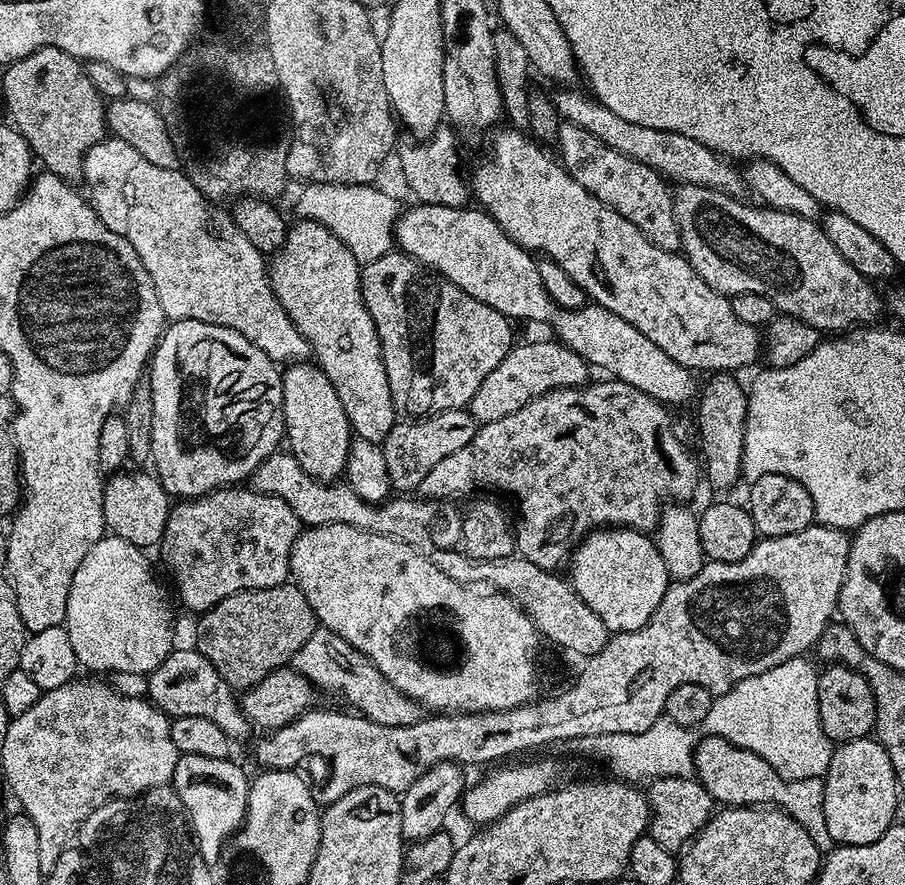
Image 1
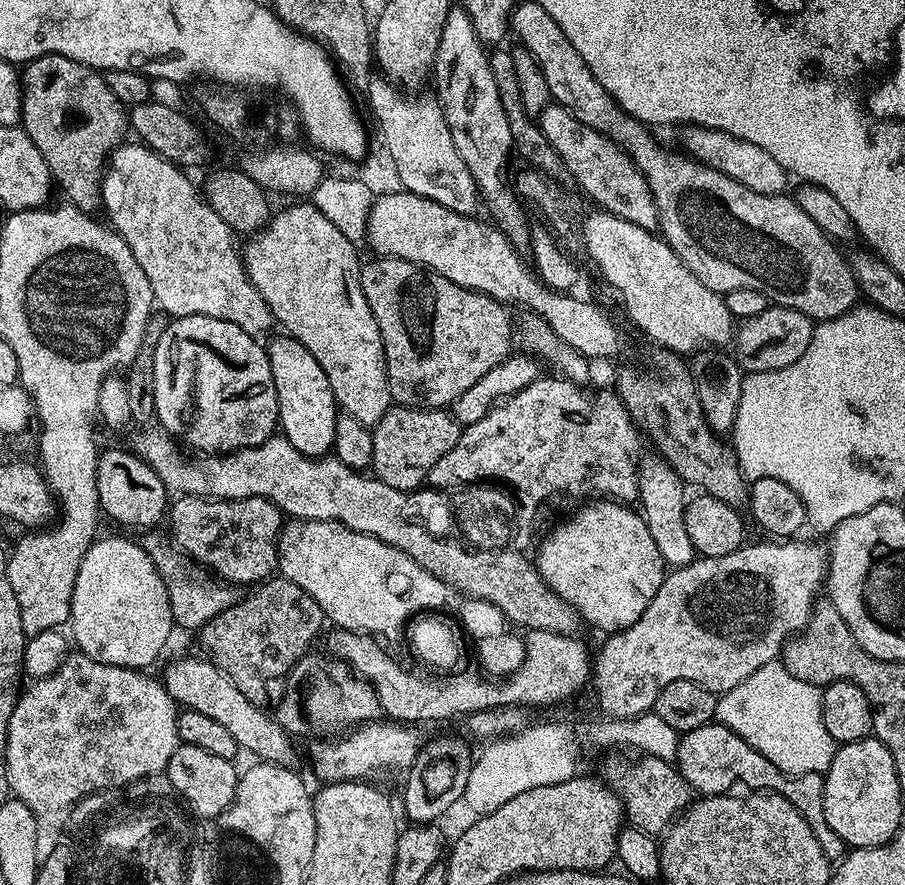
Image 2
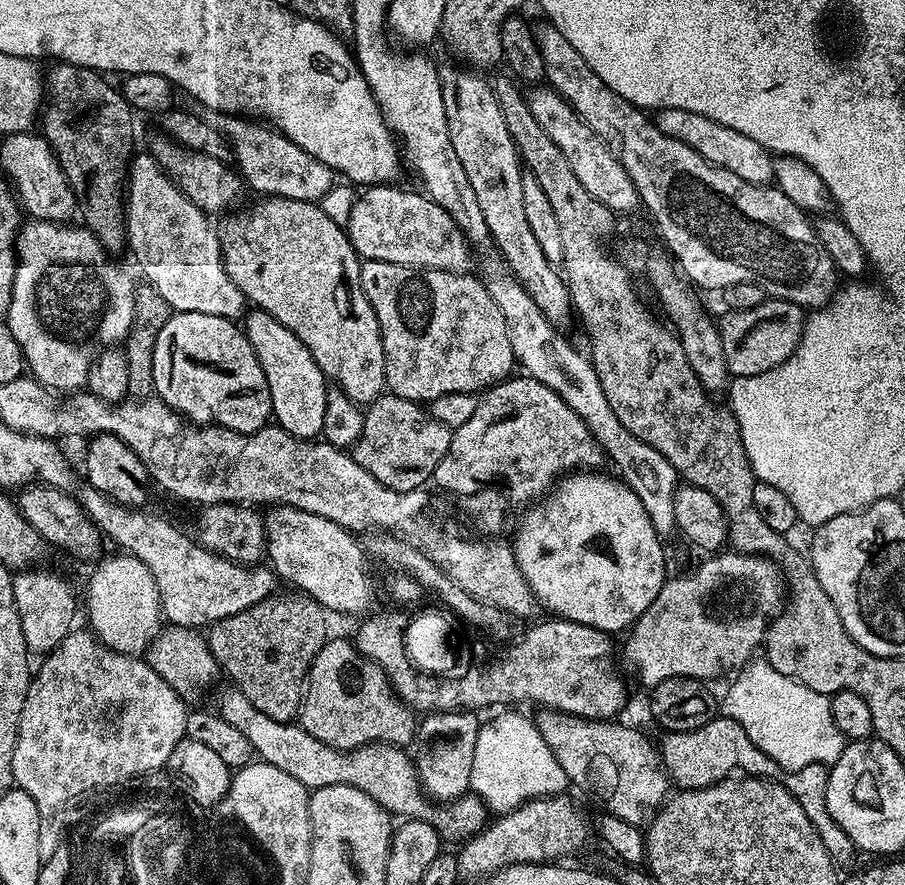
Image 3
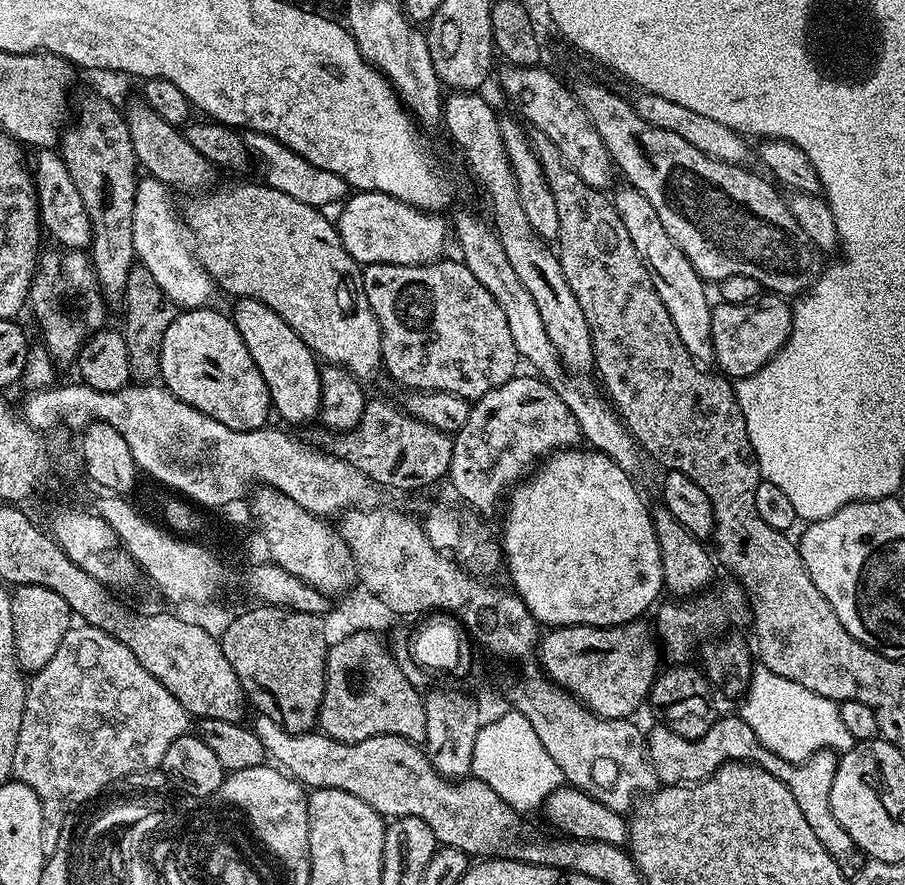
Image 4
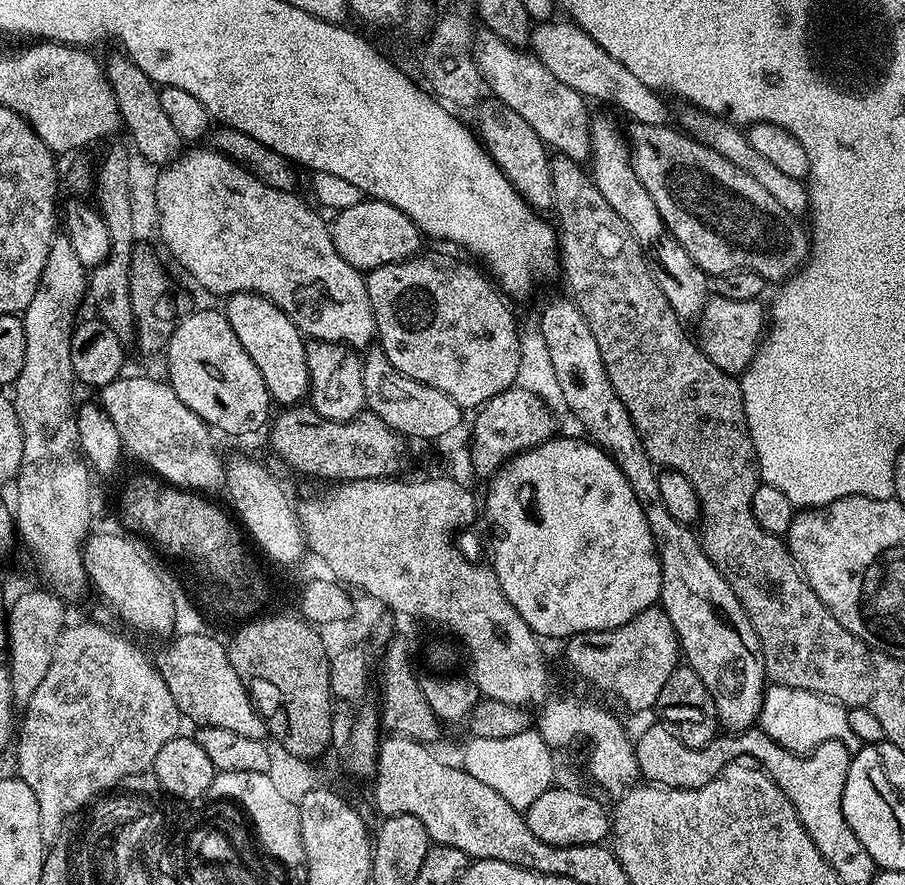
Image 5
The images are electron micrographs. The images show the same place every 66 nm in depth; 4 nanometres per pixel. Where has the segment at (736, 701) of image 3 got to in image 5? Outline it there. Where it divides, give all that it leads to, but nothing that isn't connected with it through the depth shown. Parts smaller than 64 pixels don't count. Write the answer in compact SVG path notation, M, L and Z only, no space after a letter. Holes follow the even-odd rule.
M772 684L764 689L764 701L758 727L765 732L778 746L791 752L813 752L822 742L842 742L849 754L860 751L862 745L850 727L848 709L837 704L826 696L819 696L806 690L798 690L790 686Z

